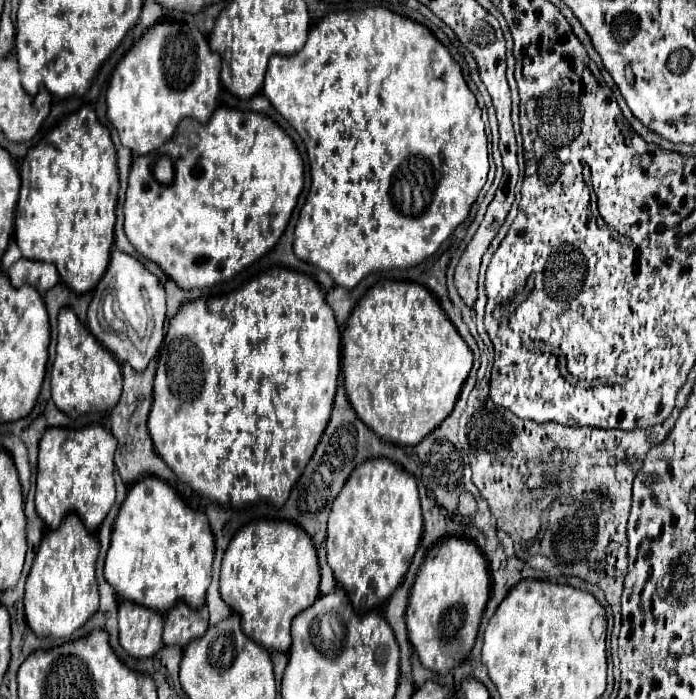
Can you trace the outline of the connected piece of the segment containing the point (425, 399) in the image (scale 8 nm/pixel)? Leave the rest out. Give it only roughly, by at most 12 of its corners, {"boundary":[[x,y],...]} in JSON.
{"boundary":[[381,280],[343,330],[357,416],[415,446],[473,354],[431,290]]}

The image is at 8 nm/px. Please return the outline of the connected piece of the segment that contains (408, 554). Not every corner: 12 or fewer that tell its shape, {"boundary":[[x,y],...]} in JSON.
{"boundary":[[359,464],[327,522],[357,614],[391,598],[423,518],[413,476]]}

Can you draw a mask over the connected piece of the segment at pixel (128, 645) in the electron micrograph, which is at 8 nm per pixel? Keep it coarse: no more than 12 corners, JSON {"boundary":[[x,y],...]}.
{"boundary":[[119,604],[119,642],[131,658],[161,646],[159,612]]}

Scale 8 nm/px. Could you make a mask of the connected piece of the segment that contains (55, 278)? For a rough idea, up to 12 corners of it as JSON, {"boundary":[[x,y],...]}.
{"boundary":[[17,260],[9,268],[13,286],[29,284],[45,294],[59,282],[53,264]]}

